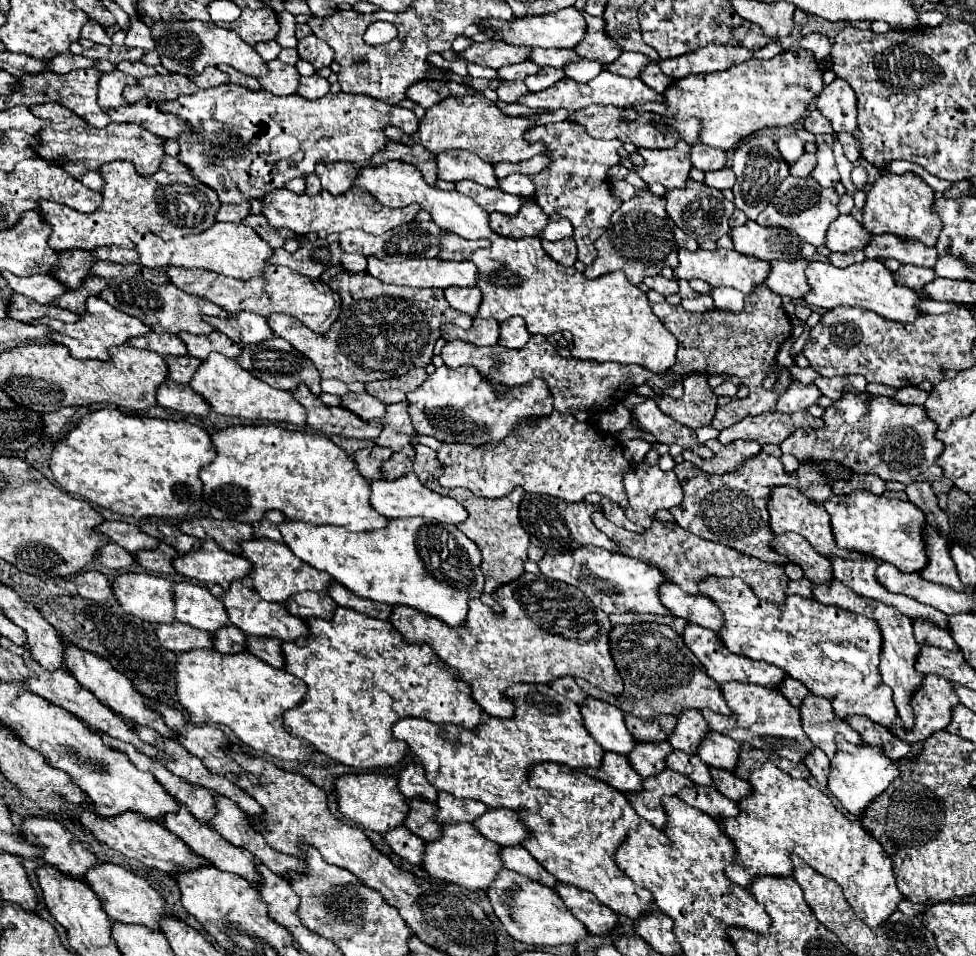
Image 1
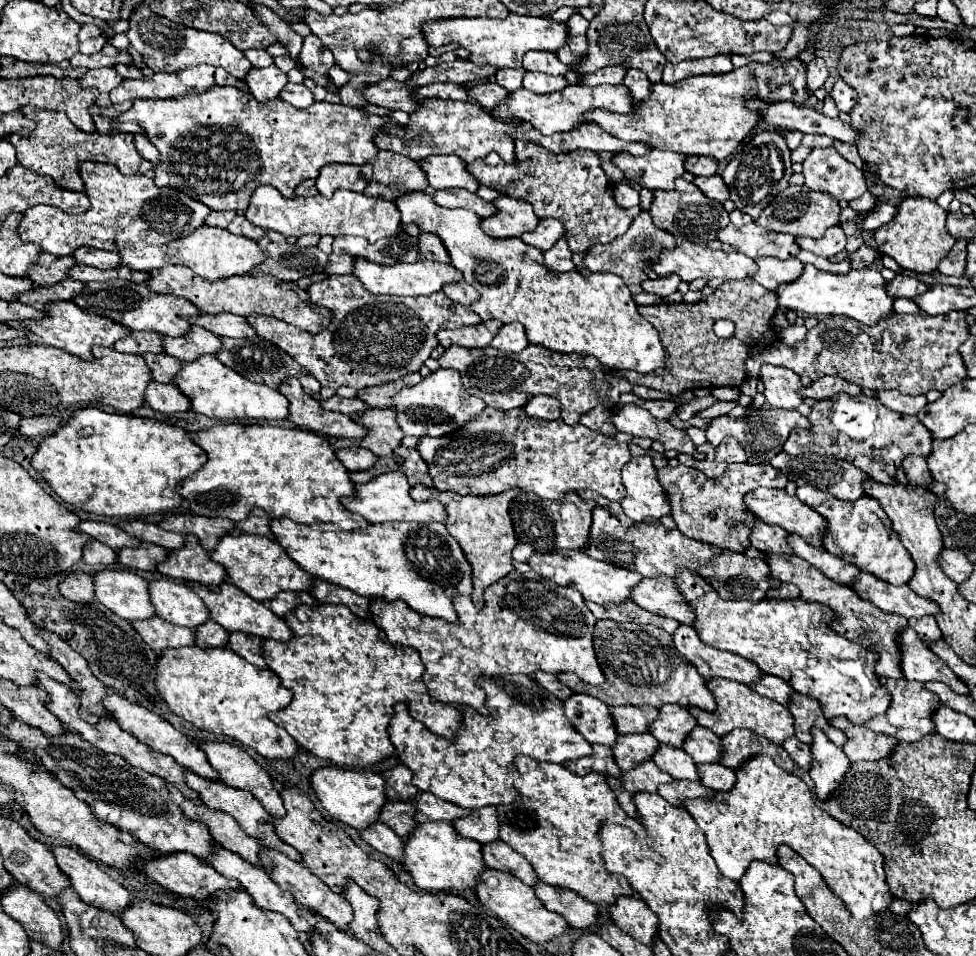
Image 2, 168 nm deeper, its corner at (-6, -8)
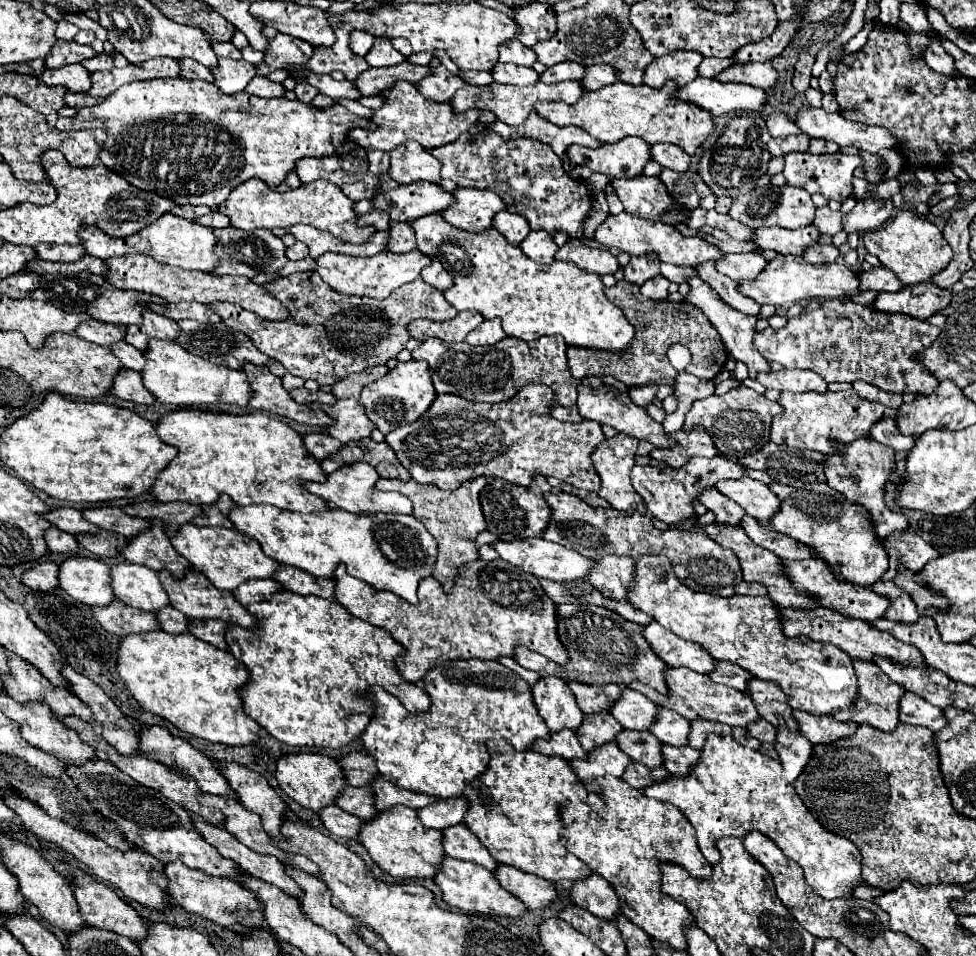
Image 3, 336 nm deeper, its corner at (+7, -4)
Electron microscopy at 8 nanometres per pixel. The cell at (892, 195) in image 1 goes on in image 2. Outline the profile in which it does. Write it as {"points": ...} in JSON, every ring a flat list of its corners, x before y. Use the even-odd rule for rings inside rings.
{"points":[[906,198,900,202,896,218,878,228,874,232,874,240,880,254,892,256,902,268,914,270,918,274,934,272,940,260,946,258,954,246,946,228,946,210,928,198]]}

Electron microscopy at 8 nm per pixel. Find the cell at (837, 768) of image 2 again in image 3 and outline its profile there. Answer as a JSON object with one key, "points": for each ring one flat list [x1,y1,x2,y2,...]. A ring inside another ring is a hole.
{"points":[[779,726,775,748,781,758,783,778,789,784,795,784,795,780,803,774,805,766,813,758,813,744,801,732,791,732,787,726]]}

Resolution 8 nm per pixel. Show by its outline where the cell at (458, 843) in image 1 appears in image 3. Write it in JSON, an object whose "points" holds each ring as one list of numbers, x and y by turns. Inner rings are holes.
{"points":[[397,808,379,812,375,820,363,824,361,844,367,848,375,864,399,880,433,880,439,872,445,852,443,852,443,834,439,830,425,828,417,816,417,810]]}

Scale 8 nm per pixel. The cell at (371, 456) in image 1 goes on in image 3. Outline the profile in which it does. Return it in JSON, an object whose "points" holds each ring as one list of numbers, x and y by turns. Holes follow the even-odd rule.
{"points":[[307,434,303,436,305,440,305,446,307,450,317,458,317,460,323,460,323,458,329,458,331,454,335,454,335,450,339,452,343,448,343,444,327,434]]}

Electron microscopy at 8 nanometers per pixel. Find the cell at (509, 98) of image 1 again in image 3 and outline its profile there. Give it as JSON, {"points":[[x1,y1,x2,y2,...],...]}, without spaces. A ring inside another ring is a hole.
{"points":[[437,58,431,60,431,68,435,70,435,74,431,74,431,78,423,78,423,82,415,84,423,96,433,98,437,102,451,102,453,96,457,94,457,90,467,86,467,82,461,76,451,74]]}

